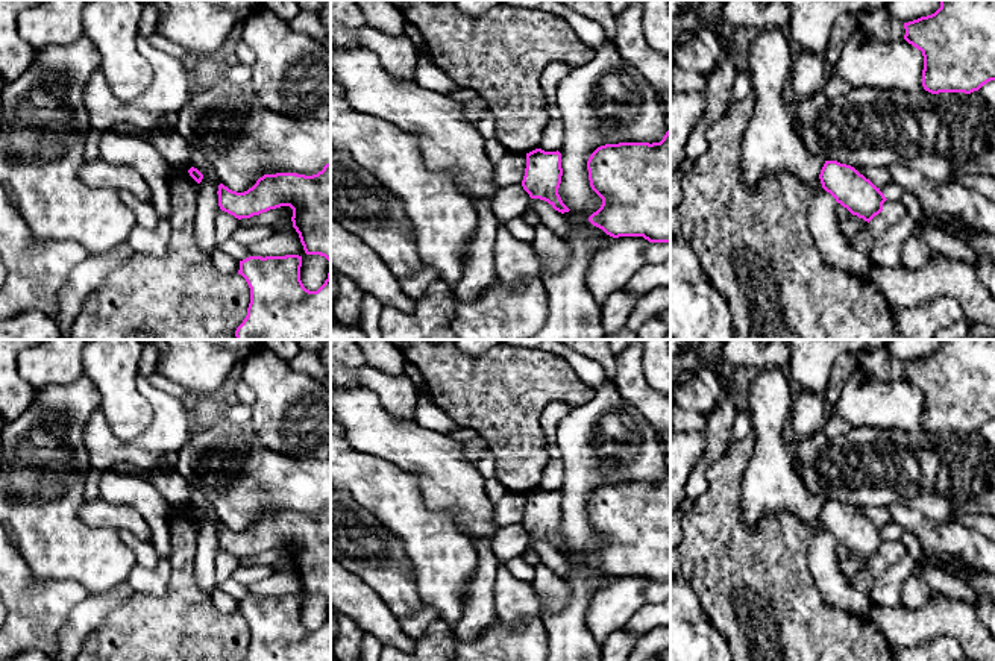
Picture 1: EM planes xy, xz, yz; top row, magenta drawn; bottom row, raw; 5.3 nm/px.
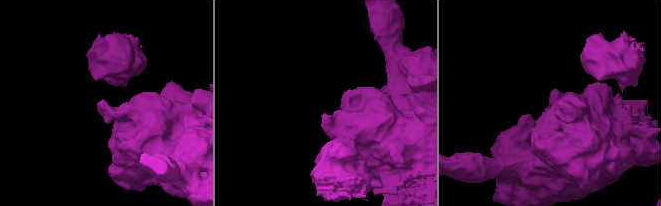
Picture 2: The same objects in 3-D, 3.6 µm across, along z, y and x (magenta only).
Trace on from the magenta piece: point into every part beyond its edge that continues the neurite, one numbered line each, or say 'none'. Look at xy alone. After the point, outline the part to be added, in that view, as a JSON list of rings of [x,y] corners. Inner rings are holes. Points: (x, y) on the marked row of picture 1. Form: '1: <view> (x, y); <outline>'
none

